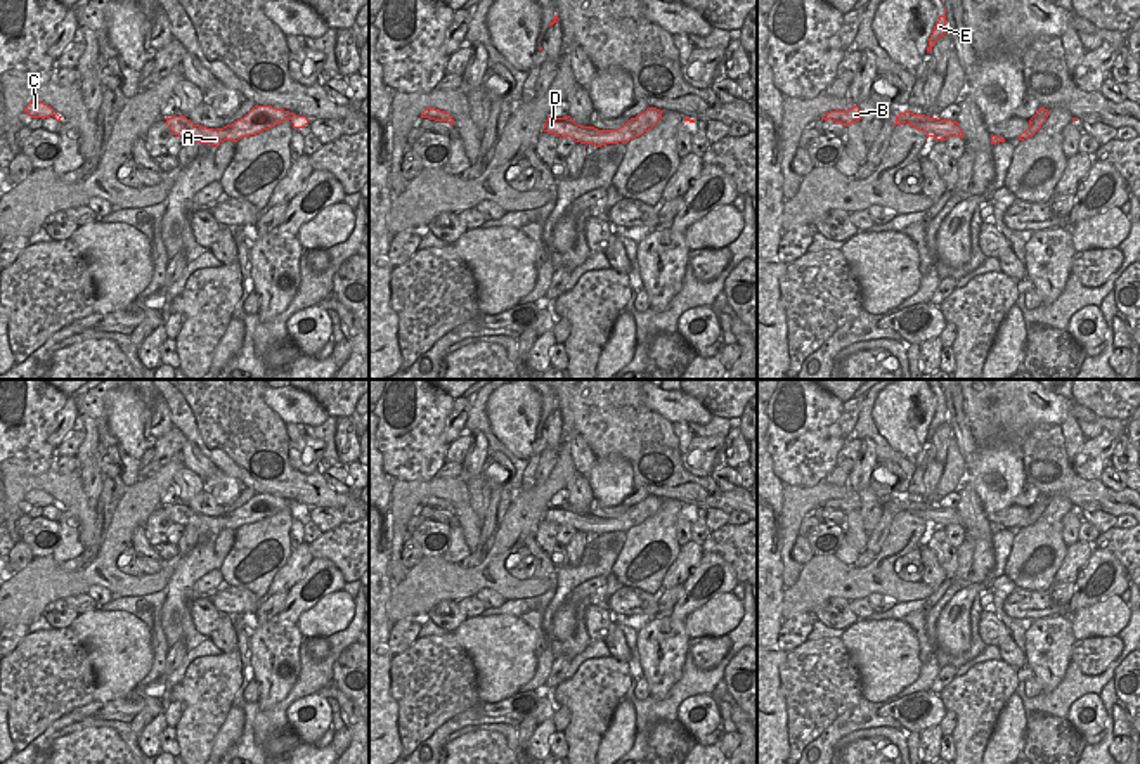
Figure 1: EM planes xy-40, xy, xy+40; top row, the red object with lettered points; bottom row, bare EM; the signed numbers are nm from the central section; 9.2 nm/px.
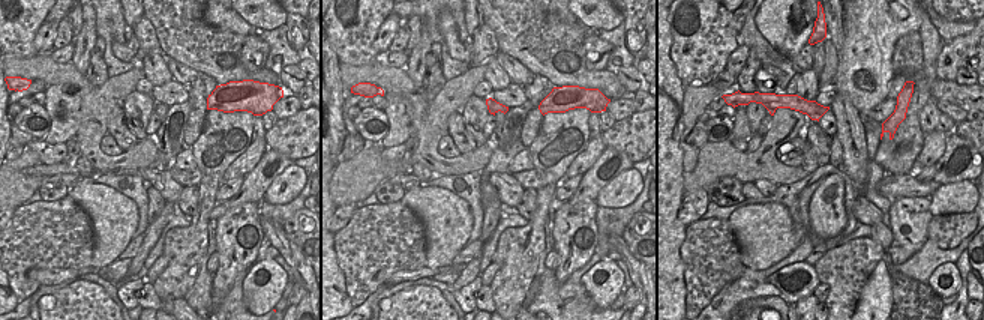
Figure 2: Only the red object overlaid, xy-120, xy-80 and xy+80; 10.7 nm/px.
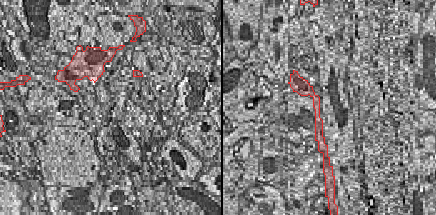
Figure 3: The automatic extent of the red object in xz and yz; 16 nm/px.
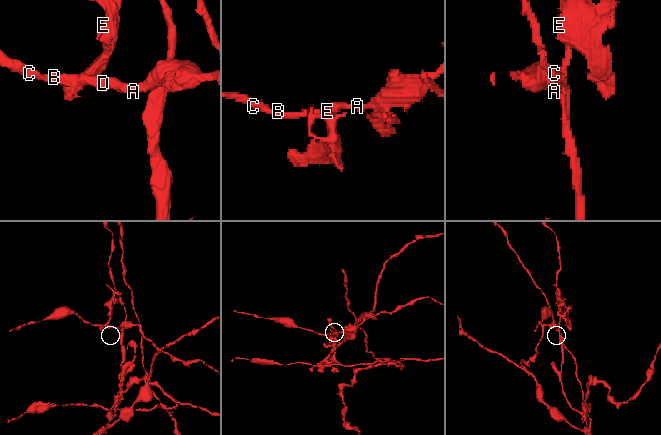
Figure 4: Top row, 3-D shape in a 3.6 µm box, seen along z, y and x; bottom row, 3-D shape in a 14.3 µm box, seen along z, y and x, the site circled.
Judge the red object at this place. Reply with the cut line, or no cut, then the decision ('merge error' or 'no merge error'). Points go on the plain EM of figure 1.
xy+40 (1047, 505), (1040, 501), (1029, 518), (1021, 524) | merge error

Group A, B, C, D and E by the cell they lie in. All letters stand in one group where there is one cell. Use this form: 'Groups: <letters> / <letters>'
Groups: A B C D / E.

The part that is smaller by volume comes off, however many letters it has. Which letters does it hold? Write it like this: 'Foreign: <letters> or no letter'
Foreign: A, B, C, D

